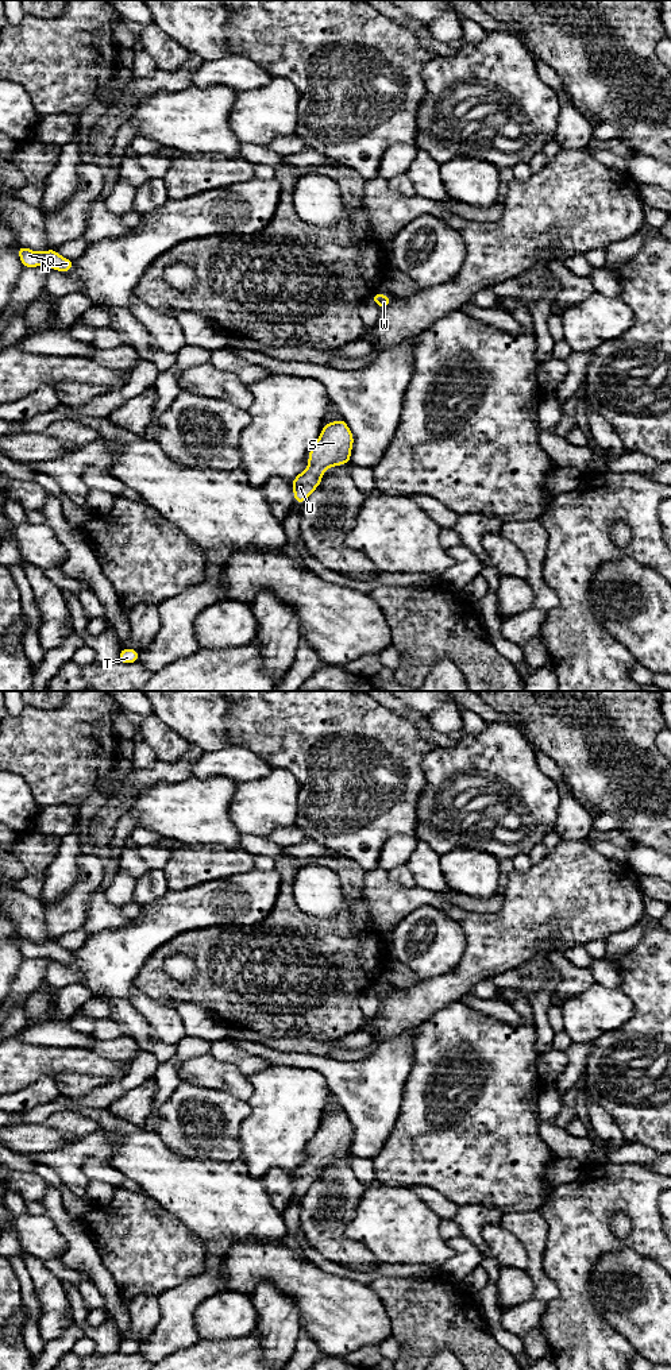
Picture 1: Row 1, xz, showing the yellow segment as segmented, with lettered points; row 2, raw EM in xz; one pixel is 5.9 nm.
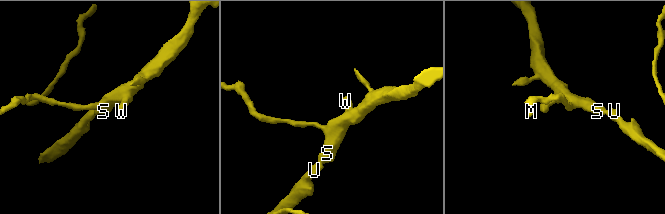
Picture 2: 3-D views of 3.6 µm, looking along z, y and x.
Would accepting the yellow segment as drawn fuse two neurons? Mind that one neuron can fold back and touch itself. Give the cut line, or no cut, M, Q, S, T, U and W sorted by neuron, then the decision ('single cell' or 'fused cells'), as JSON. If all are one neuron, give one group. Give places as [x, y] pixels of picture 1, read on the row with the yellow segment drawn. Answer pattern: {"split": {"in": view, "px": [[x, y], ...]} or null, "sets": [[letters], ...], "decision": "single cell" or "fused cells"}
{"split": null, "sets": [["M", "Q", "S", "T", "U", "W"]], "decision": "single cell"}

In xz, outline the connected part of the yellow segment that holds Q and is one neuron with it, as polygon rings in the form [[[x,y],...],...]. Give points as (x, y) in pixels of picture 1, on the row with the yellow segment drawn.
[[[19,246],[18,254],[22,265],[27,269],[42,266],[66,273],[74,267],[73,261],[61,256],[54,248],[38,252],[27,247]]]

